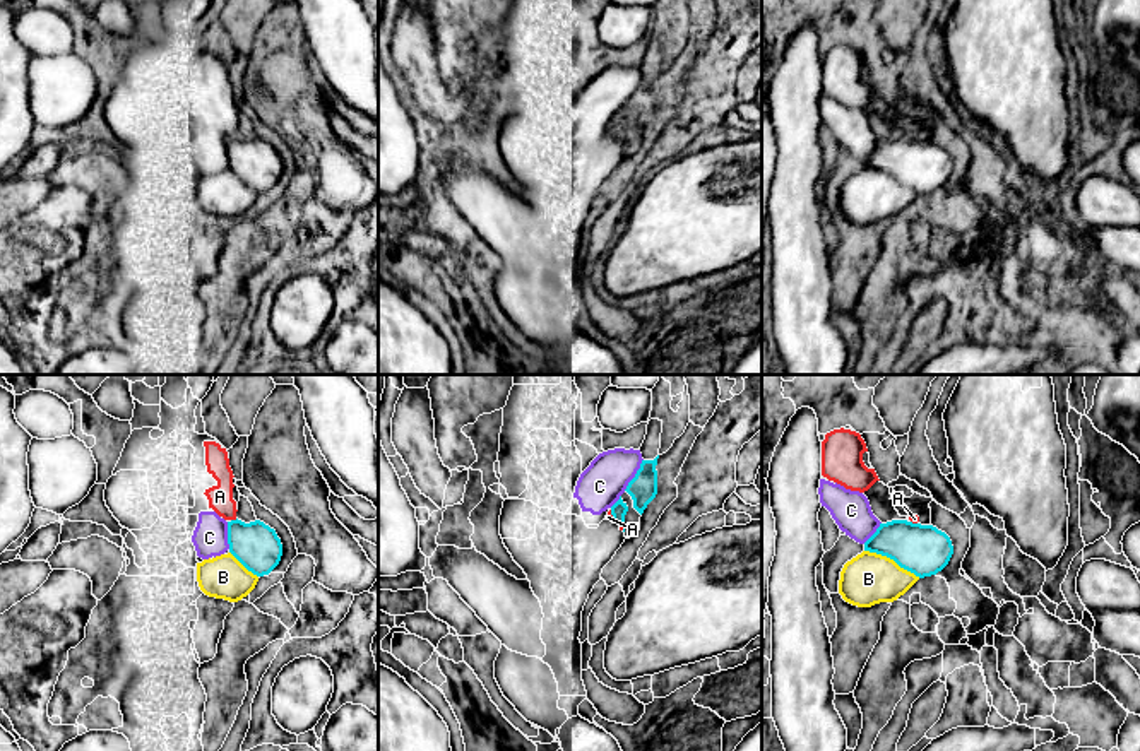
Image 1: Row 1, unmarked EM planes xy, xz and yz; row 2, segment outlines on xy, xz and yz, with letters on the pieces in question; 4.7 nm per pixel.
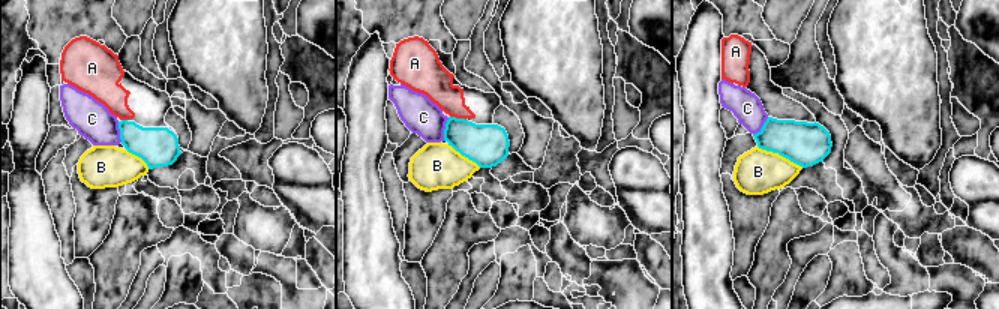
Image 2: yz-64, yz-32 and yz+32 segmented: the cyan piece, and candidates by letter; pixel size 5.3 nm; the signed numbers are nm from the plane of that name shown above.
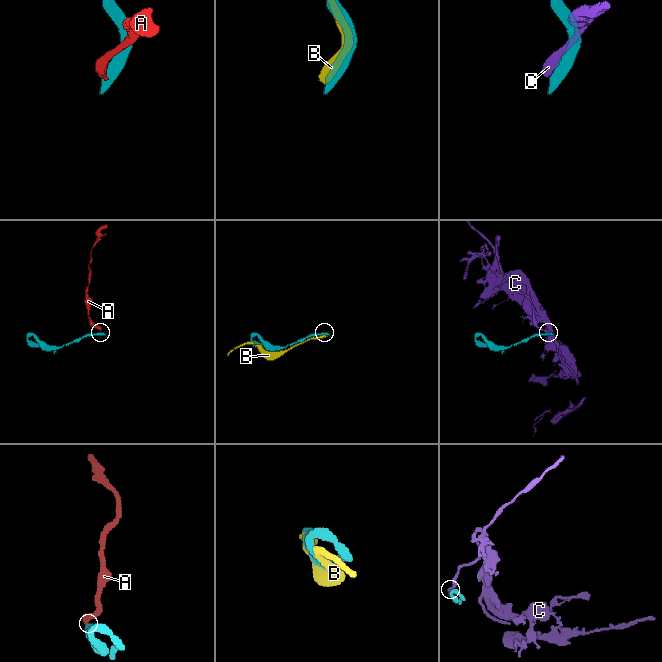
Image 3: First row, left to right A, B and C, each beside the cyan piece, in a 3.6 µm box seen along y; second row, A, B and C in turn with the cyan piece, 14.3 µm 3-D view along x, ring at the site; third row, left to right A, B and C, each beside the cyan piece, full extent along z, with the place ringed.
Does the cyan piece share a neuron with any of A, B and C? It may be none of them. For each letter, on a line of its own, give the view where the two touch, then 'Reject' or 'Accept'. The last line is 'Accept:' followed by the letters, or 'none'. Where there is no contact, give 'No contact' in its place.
A: Touches cyan in xy. Accept
B: Touches cyan in yz. Accept
C: Touches cyan in xz. Reject
Accept: A, B

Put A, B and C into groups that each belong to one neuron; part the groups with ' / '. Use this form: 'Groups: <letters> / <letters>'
Groups: A B / C

